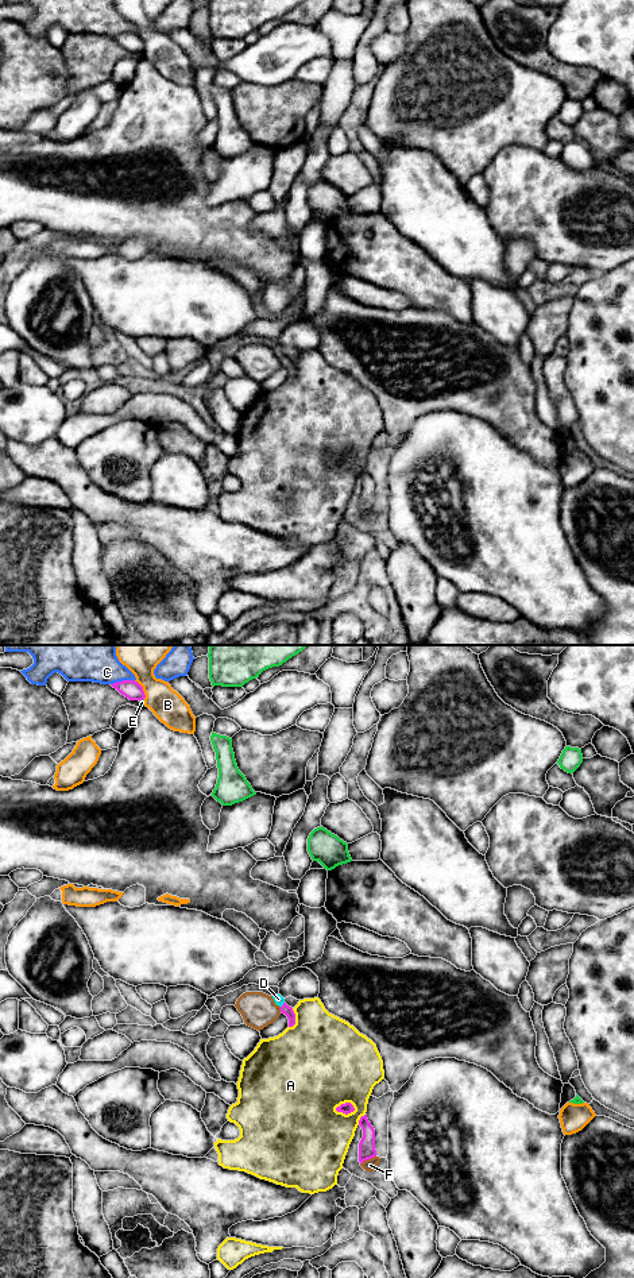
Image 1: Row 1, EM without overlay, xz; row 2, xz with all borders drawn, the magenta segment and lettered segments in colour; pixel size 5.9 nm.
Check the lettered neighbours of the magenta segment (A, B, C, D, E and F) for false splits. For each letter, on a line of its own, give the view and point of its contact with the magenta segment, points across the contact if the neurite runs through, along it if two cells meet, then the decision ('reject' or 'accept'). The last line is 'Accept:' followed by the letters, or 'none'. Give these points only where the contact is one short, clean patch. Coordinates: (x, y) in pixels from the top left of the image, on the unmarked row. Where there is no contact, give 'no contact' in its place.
A: xz (344, 464) | reject
B: xz (142, 42) | reject
C: xz (123, 33) | reject
D: xz (283, 356) | across xz (285, 360), (283, 356), (278, 351) | accept
E: xz (140, 51) | reject
F: xz (367, 510) | reject
Accept: D

